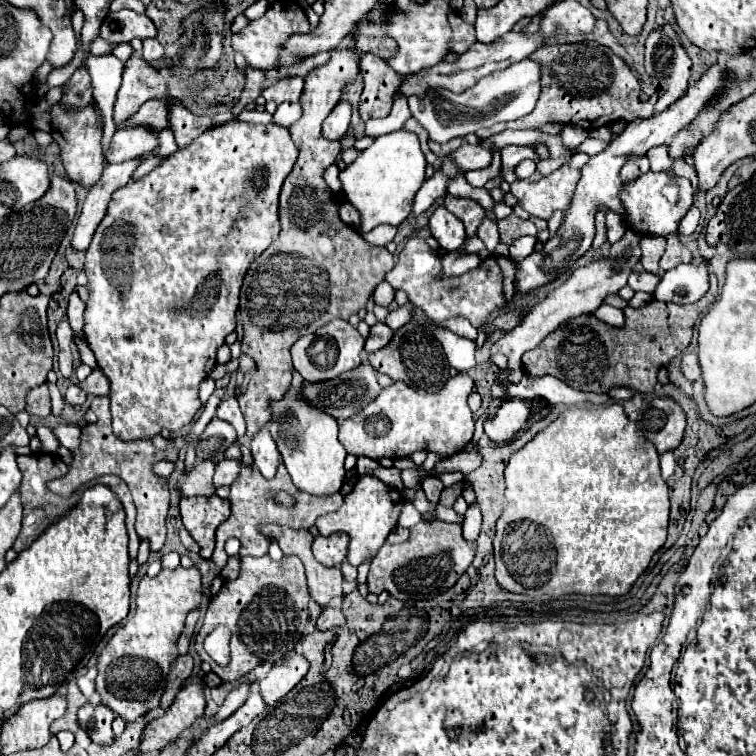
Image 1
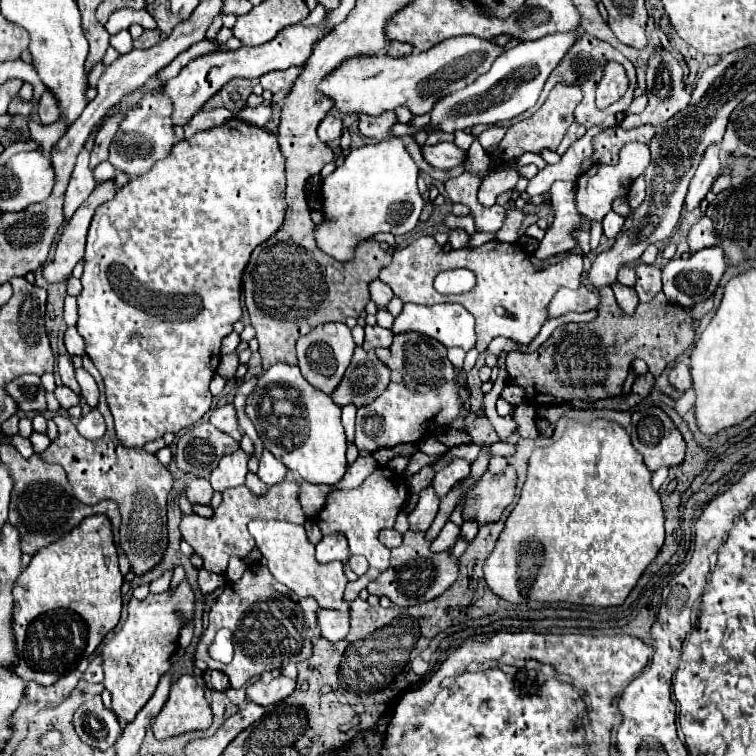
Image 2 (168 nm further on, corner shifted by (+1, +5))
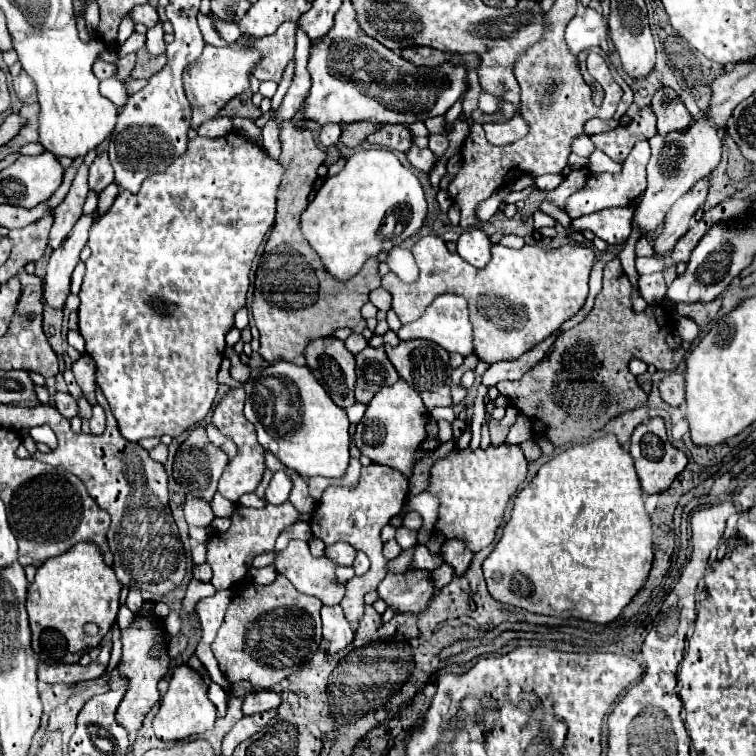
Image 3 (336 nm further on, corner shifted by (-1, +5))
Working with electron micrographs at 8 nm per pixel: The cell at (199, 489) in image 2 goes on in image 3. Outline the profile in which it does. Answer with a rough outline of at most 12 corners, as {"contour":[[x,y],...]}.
{"contour":[[190,496],[184,516],[190,526],[210,526],[214,512],[204,498]]}

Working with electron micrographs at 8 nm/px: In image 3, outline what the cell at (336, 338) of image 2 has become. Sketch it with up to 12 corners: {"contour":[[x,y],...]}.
{"contour":[[336,336],[306,344],[306,366],[338,406],[354,404],[356,364]]}

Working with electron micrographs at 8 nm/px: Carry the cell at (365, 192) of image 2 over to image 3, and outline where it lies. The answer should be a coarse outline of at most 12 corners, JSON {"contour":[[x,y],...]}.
{"contour":[[394,152],[352,154],[304,210],[304,238],[344,282],[422,226]]}

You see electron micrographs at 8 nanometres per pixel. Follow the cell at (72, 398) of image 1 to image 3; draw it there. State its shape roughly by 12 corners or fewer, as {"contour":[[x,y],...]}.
{"contour":[[56,392],[54,404],[68,420],[78,414],[78,404],[68,392]]}

